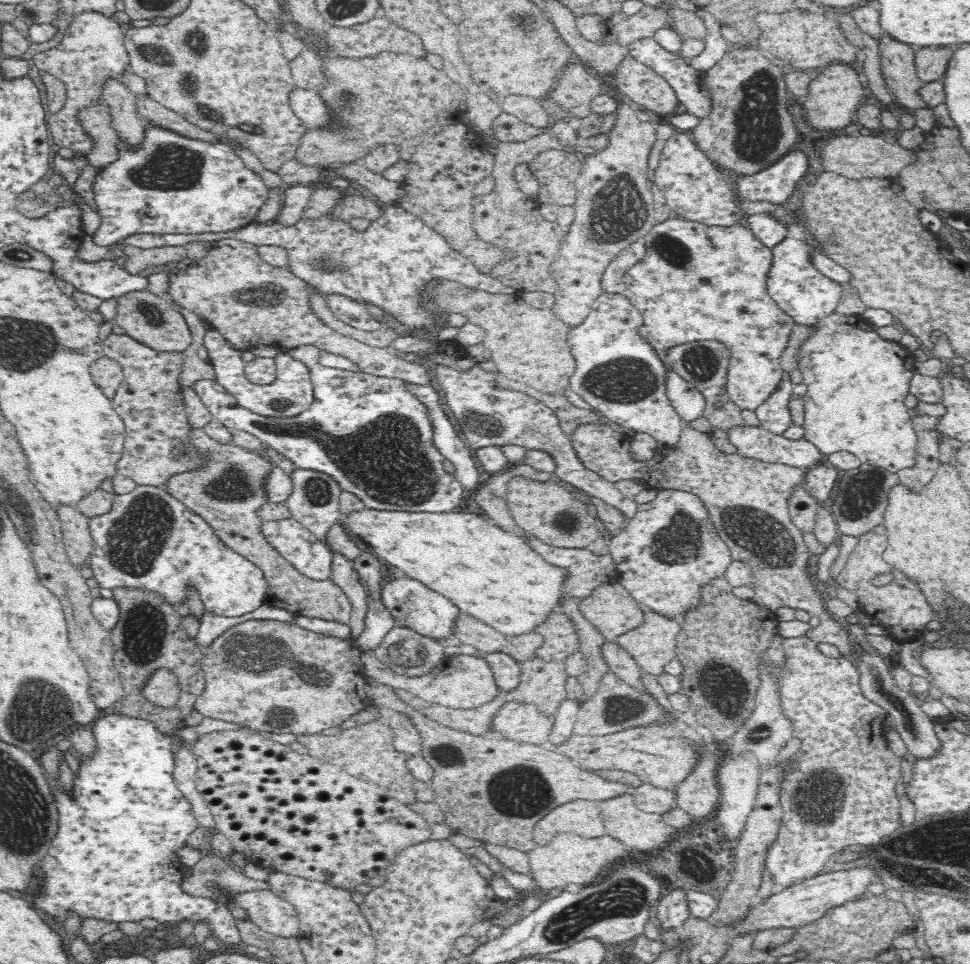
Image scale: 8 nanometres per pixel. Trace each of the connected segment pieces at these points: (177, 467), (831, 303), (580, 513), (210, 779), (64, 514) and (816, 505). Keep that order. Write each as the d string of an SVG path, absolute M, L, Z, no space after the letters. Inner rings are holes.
M110 334L102 343L102 356L116 361L123 370L123 380L120 381L115 397L111 400L114 410L124 421L124 451L117 463L118 475L130 478L136 485L165 488L168 480L172 480L178 474L184 474L184 471L206 468L208 462L192 446L192 428L185 414L183 391L179 381L184 364L182 352L154 350L126 334Z
M757 236L768 248L772 249L773 262L768 278L768 294L776 304L801 325L816 324L818 320L835 312L840 302L840 283L822 275L811 263L811 253L817 248L807 242L800 242L784 236Z
M512 478L508 484L508 509L516 525L526 534L558 548L586 549L596 543L602 534L594 526L594 518L588 516L587 501L572 498L568 490L558 484L542 484L526 478Z
M374 720L356 725L348 730L342 730L336 735L324 736L318 733L300 737L301 744L308 748L308 755L294 751L290 745L280 744L276 740L262 736L262 734L242 728L202 735L202 738L193 742L191 751L197 760L196 786L198 792L202 793L208 808L212 811L217 832L230 839L236 851L241 852L248 861L268 868L270 871L283 872L306 880L328 883L338 888L352 890L358 884L367 884L370 878L384 877L386 868L404 849L427 841L432 834L431 824L406 805L417 801L416 794L412 789L412 784L417 779L406 767L406 756L394 748L393 740L394 732L389 728L388 723Z
M75 505L58 506L62 543L69 561L76 567L87 565L93 548L88 528L89 518L80 513Z
M803 484L794 486L787 505L794 526L801 533L813 533L817 522L817 513L822 505L810 496Z

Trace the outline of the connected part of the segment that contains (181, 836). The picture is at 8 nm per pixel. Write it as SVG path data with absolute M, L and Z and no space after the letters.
M107 711L94 721L90 729L96 738L96 752L82 758L72 792L64 792L60 786L60 790L54 794L60 812L58 838L52 838L52 848L48 850L50 856L44 858L44 870L40 870L42 878L38 880L42 882L42 894L36 896L32 904L62 923L70 912L74 912L82 921L96 918L116 924L154 918L167 930L179 922L191 922L194 926L202 923L208 927L214 939L239 945L242 939L236 920L224 901L205 891L198 895L188 894L181 887L184 877L176 852L186 845L188 836L199 824L188 799L182 795L173 779L173 734L160 733L149 713L139 719Z

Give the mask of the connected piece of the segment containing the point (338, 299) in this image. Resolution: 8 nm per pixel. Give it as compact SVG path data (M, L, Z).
M343 294L325 296L328 308L336 320L341 320L350 327L372 332L383 327L384 323L374 319L363 303Z

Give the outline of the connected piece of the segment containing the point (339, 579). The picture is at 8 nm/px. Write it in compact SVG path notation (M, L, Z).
M333 553L330 580L334 582L350 599L352 603L352 614L348 626L353 639L357 638L365 627L366 610L368 610L368 594L363 588L358 573L354 569L355 561L350 561L340 555Z

